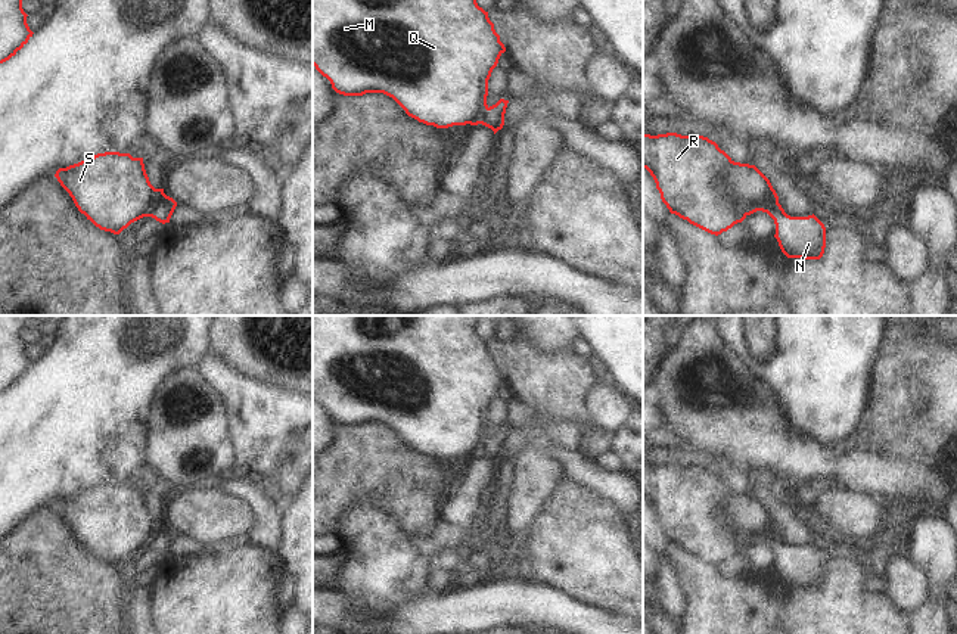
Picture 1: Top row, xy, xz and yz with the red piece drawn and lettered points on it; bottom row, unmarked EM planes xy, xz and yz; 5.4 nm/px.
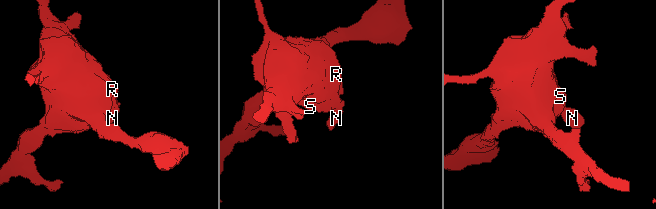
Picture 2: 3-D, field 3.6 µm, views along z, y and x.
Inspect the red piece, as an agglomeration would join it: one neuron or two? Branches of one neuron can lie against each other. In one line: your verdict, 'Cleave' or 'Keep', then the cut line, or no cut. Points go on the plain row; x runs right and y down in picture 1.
Cleave. Split along xy (164, 524), (149, 546)

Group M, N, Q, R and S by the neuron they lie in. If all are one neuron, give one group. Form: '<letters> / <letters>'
M Q R S / N

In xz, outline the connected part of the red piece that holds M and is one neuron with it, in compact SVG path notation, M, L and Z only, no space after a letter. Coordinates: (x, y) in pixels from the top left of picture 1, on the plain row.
M313 316L313 395L339 425L383 423L408 447L436 459L478 456L488 439L488 410L506 382L476 333L481 318Z

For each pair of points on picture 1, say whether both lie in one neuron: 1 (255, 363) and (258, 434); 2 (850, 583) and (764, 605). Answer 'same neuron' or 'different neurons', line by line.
1: different neurons
2: same neuron

